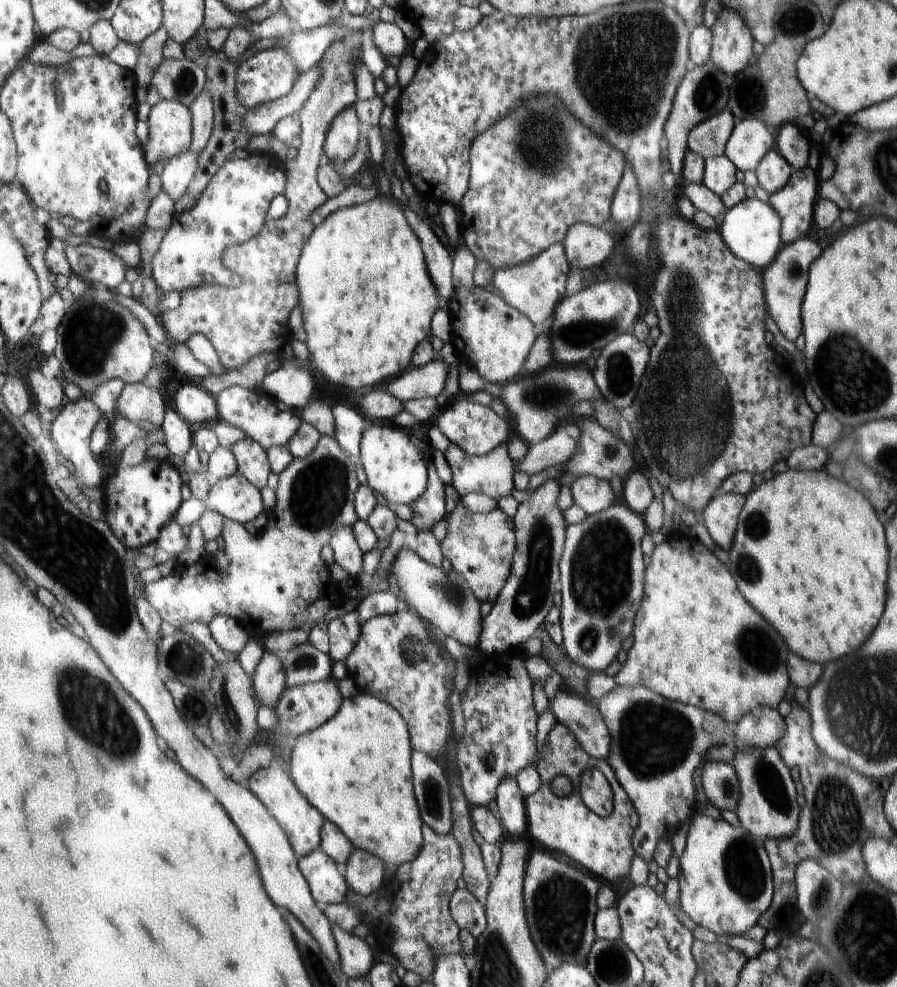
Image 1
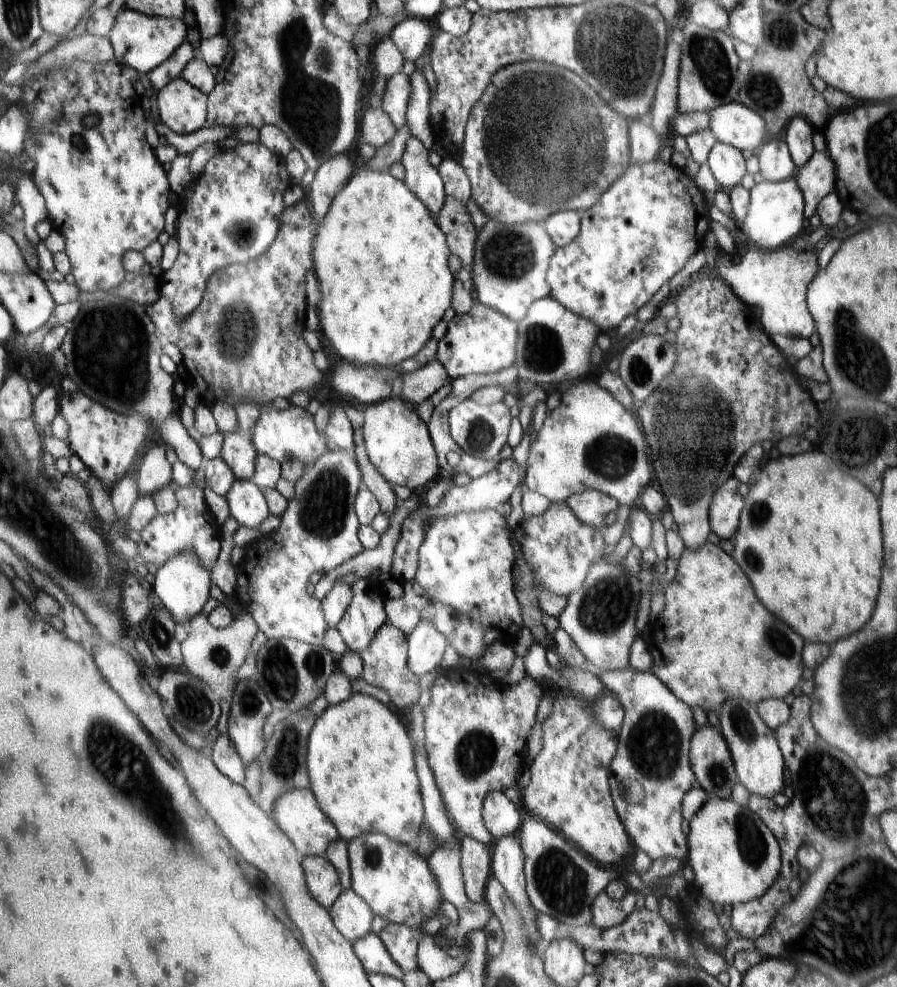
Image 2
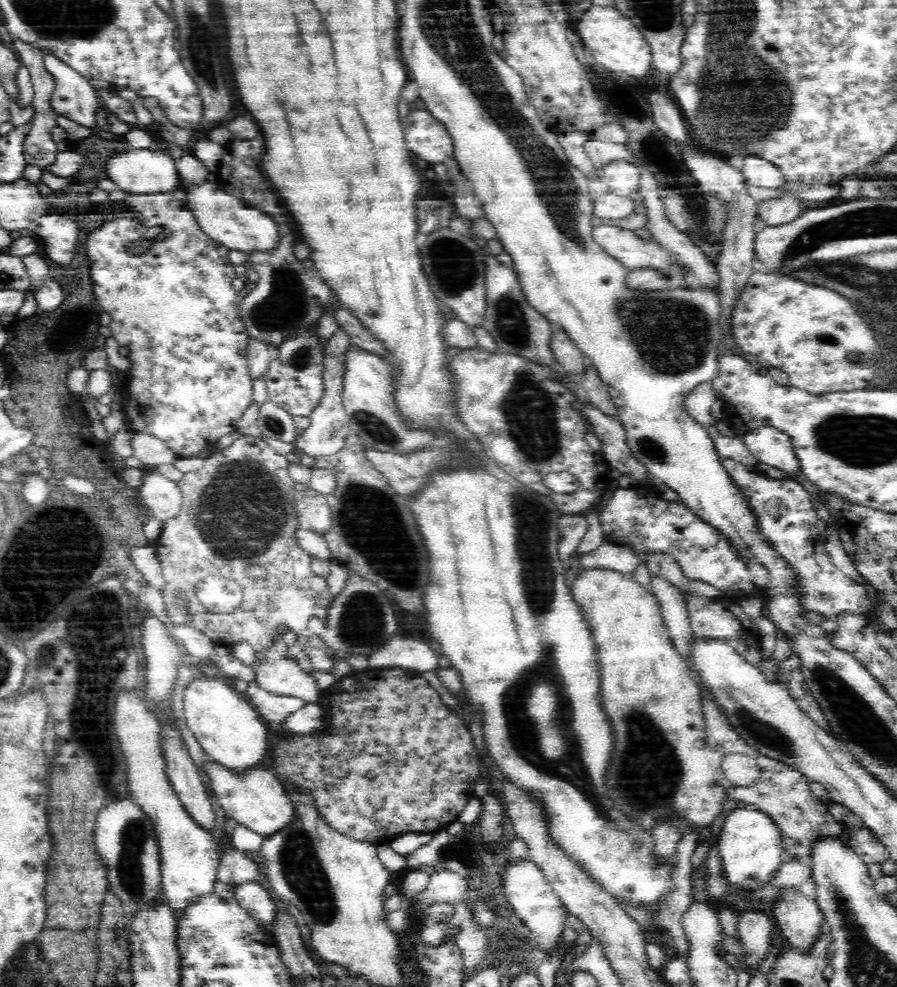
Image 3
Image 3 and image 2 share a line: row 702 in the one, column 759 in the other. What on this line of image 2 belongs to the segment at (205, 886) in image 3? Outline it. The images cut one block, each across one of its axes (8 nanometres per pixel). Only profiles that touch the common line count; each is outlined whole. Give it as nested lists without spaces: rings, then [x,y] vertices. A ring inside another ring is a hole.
[[[740,102],[719,106],[709,111],[708,114],[710,115],[710,131],[715,138],[721,143],[742,150],[743,153],[747,151],[751,154],[758,154],[762,143],[766,141],[765,137],[769,136],[765,120]]]

